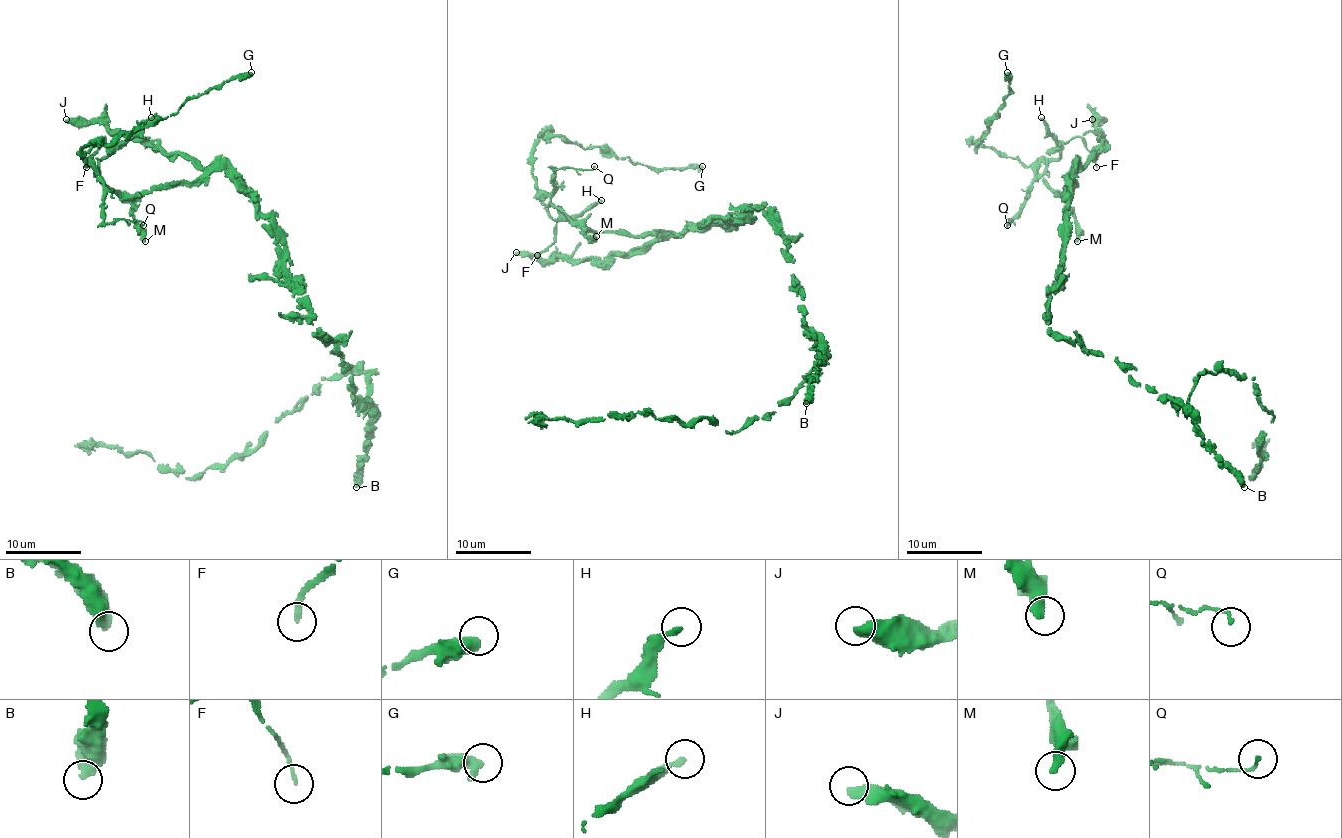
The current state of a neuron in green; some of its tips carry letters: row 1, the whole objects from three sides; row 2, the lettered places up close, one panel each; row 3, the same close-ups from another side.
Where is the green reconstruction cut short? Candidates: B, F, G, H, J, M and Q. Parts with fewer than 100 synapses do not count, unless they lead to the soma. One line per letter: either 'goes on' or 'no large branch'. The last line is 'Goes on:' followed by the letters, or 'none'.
B: no large branch
F: no large branch
G: no large branch
H: no large branch
J: goes on
M: no large branch
Q: no large branch
Goes on: J

